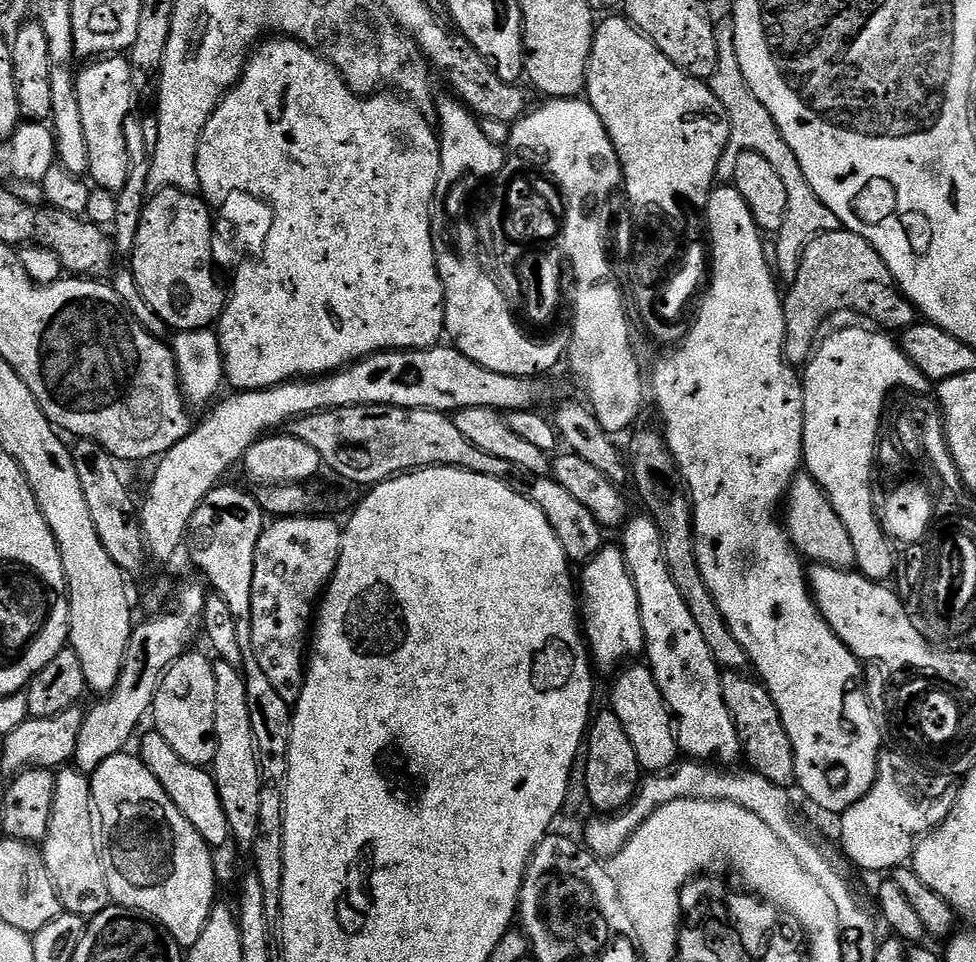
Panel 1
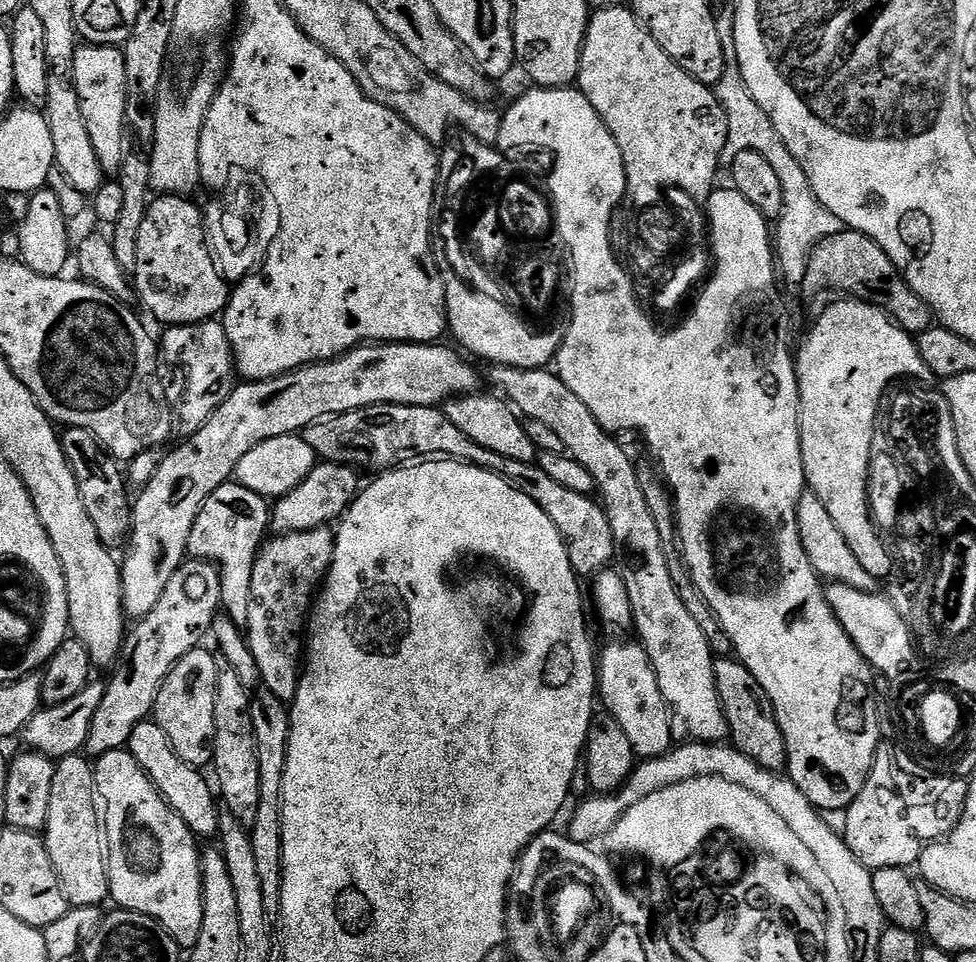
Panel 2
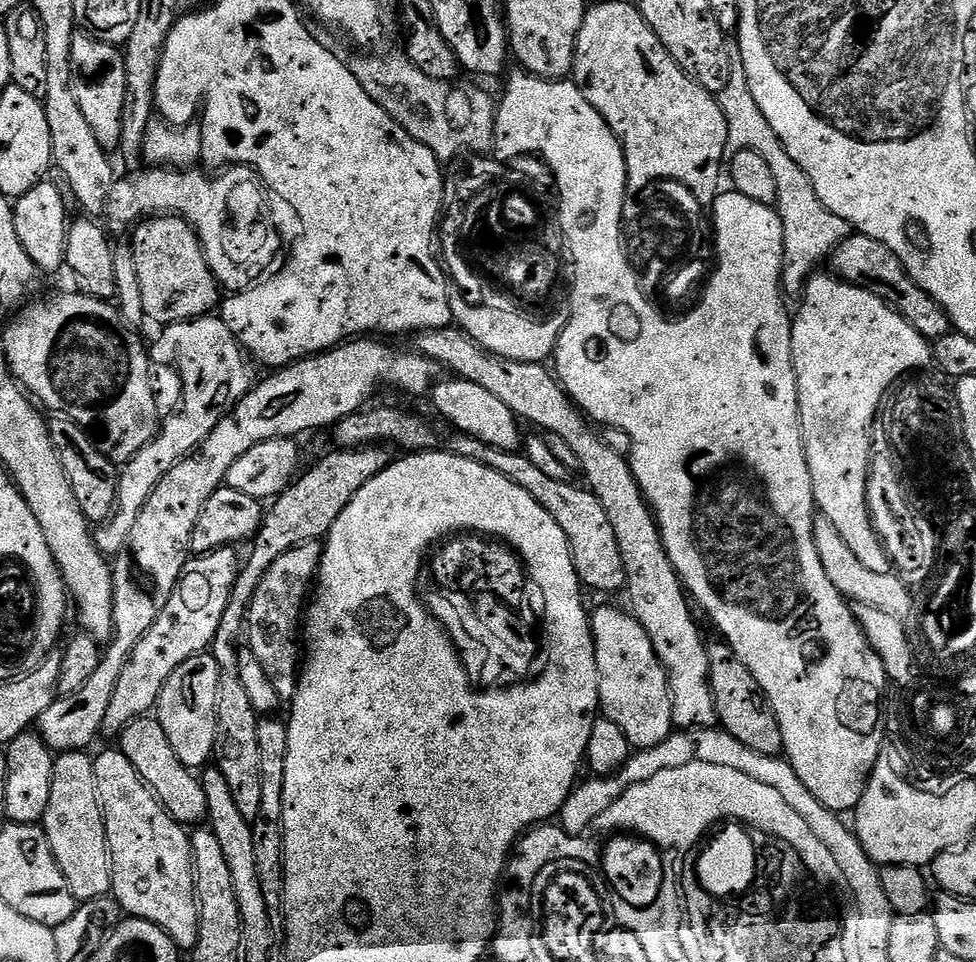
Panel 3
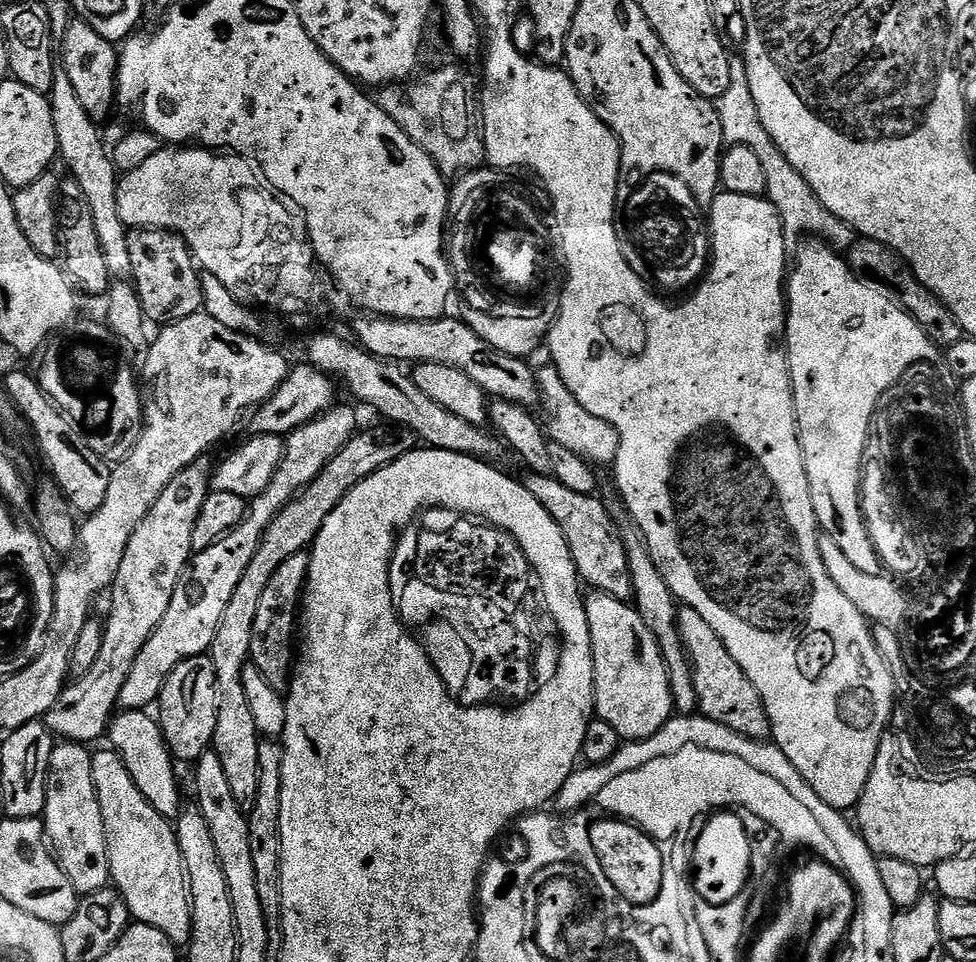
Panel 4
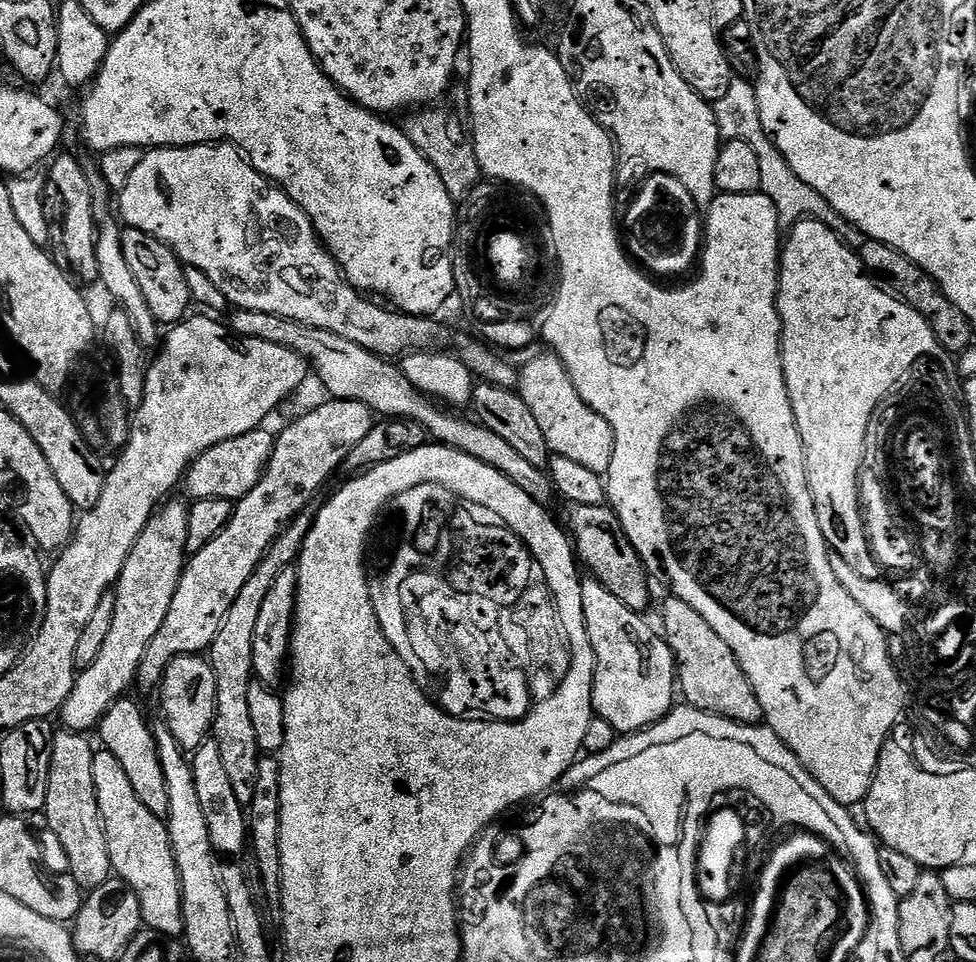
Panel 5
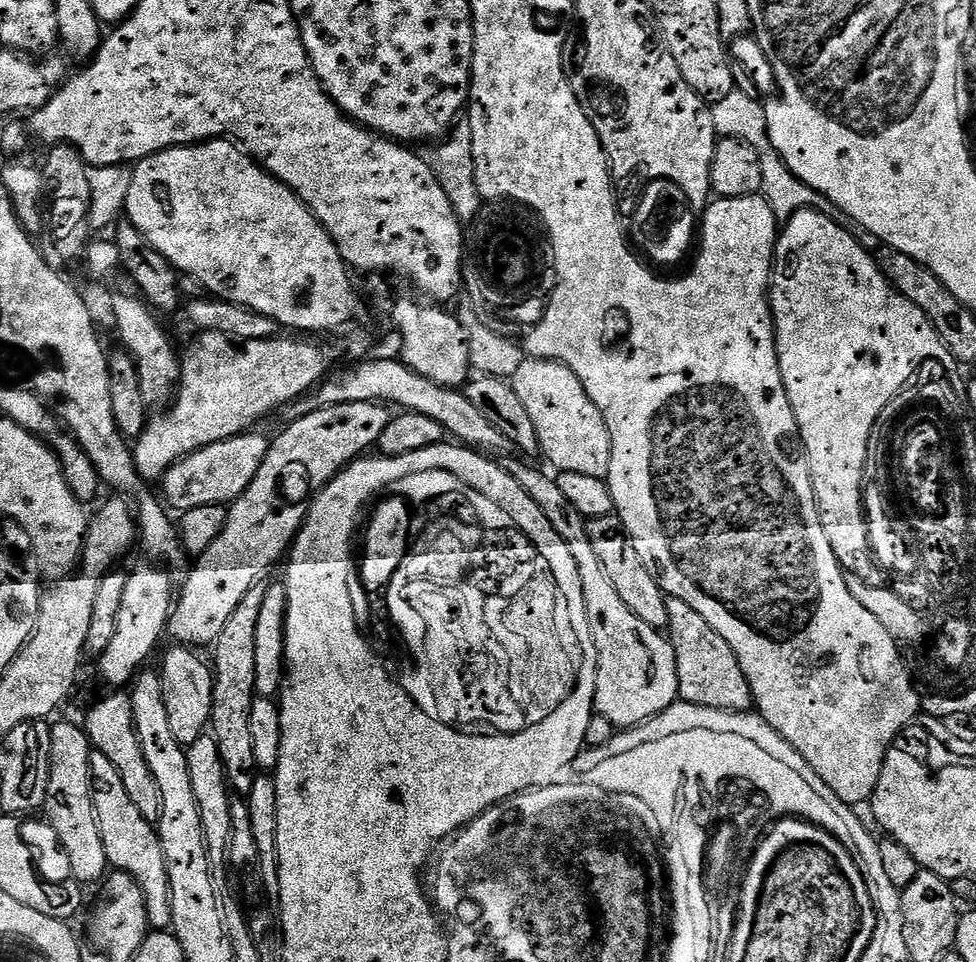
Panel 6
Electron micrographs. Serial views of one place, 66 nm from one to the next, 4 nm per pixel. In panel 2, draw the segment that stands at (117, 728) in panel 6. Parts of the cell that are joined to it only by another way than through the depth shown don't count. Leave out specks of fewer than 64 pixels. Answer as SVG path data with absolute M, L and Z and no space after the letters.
M149 718L134 726L134 734L130 734L126 751L132 755L134 762L138 762L138 766L142 766L142 770L150 778L150 782L154 782L165 802L176 811L178 818L182 818L182 822L186 822L188 829L197 838L217 835L222 810L209 777L207 780L201 769L191 768L186 762L182 762L182 758L178 758L178 754L174 754L174 746L170 746L166 730L162 730L162 726L158 726L155 719Z

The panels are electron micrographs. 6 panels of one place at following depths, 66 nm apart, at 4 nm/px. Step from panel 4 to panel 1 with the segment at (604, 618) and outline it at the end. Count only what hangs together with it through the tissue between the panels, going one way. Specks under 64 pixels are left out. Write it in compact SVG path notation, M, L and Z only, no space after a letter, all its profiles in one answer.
M636 666L625 667L615 677L617 680L612 688L610 710L618 714L618 722L626 726L626 734L630 734L630 743L634 745L634 754L638 754L641 769L648 774L669 771L677 763L678 757L673 713L664 700L662 690L658 690L658 682L654 682L651 668L632 667Z

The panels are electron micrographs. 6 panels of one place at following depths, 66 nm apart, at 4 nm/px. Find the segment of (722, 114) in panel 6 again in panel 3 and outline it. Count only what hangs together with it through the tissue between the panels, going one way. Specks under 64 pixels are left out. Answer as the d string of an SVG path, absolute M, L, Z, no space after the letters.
M729 42L726 46L726 54L730 54L730 82L726 82L726 90L718 94L720 109L726 118L726 130L728 131L728 152L741 152L742 150L754 150L754 154L760 155L770 166L774 173L774 182L778 185L778 198L775 207L780 213L780 220L784 223L784 271L782 273L782 291L785 297L803 297L804 286L809 276L817 271L816 263L819 260L827 261L846 238L854 234L852 225L842 218L838 218L826 206L822 206L822 198L814 194L814 186L810 178L786 154L786 146L774 134L774 126L766 122L766 114L758 102L754 102L754 94L750 94L750 82L746 78L746 66L740 57L740 45Z

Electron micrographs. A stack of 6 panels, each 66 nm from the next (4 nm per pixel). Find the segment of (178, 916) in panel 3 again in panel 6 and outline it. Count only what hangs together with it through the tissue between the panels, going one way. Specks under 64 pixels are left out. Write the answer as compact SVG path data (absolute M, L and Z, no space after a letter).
M93 751L90 758L92 771L92 801L98 818L98 830L102 834L102 846L106 846L106 858L113 869L130 874L138 882L146 898L148 923L153 929L168 930L172 926L172 903L170 902L170 878L166 874L166 858L162 854L160 833L142 818L138 806L130 802L114 762L106 754Z

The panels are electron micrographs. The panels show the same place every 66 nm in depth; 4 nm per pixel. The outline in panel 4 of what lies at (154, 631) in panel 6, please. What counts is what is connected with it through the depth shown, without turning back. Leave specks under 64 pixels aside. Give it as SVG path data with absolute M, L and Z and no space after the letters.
M208 458L186 466L186 470L182 470L182 474L175 476L170 486L158 494L158 502L150 506L150 514L146 514L146 518L138 522L134 534L130 534L126 554L122 554L122 566L118 566L118 574L110 589L112 609L104 624L98 662L94 662L94 670L90 670L90 674L69 683L58 702L54 702L46 717L53 737L88 746L91 740L107 733L120 703L122 685L130 674L130 666L134 666L138 650L146 646L146 638L154 634L166 610L170 610L170 598L174 598L180 576L194 555L194 522L198 522L202 502L206 502L208 497L213 471L213 461L208 461Z

